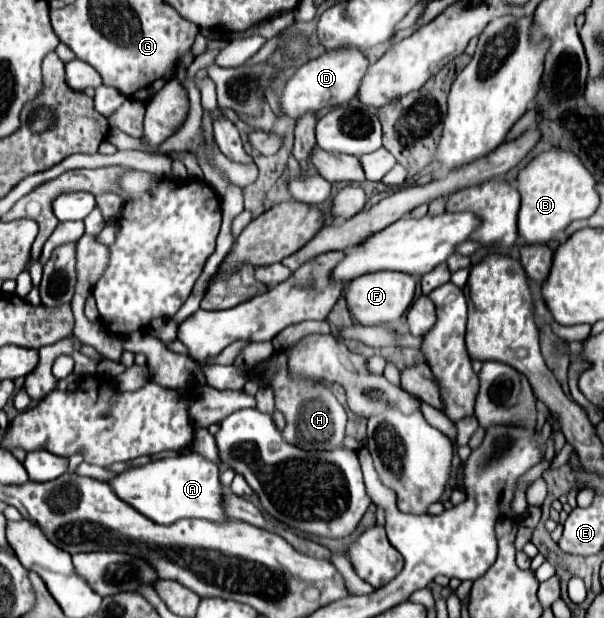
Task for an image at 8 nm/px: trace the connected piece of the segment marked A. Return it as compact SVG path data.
M195 452L127 468L125 472L113 476L109 486L113 486L113 492L123 502L157 524L173 524L179 518L205 518L213 522L223 522L227 518L221 504L223 494L219 484L219 466Z

